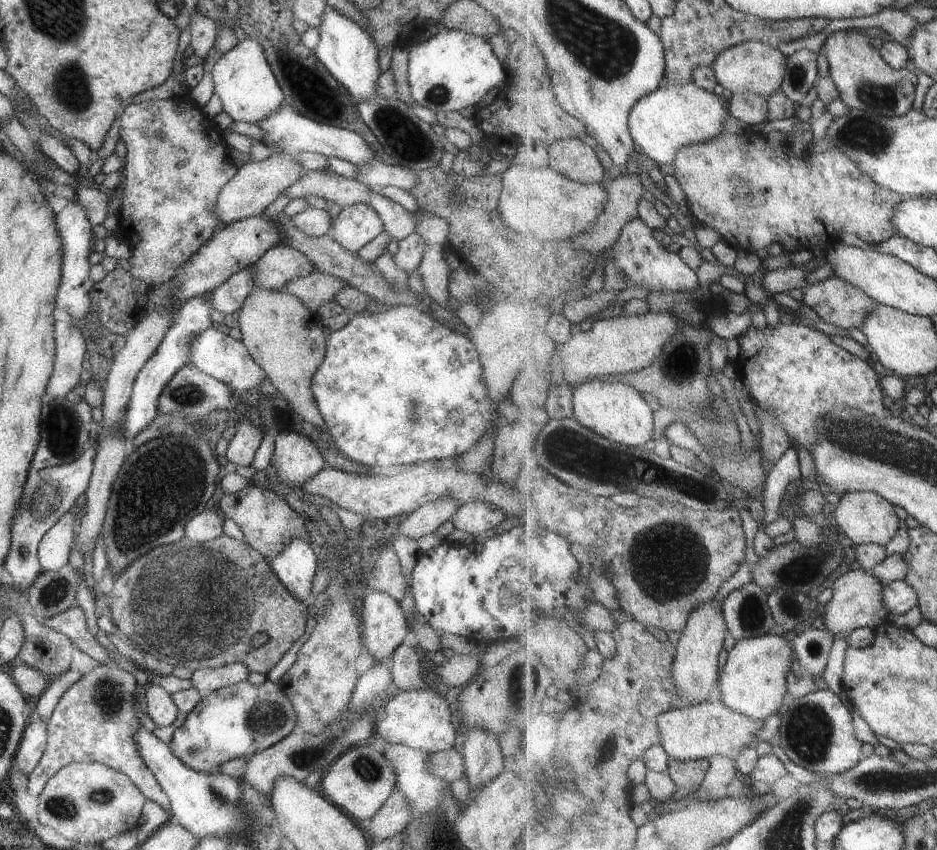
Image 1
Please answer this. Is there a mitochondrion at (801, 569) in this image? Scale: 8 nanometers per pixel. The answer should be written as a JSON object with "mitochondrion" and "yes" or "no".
{"mitochondrion":"yes"}

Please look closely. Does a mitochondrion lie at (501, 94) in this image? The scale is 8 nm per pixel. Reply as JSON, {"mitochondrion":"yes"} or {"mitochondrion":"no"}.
{"mitochondrion":"no"}

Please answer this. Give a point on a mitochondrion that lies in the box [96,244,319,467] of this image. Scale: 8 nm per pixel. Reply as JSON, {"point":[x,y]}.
{"point":[188,394]}

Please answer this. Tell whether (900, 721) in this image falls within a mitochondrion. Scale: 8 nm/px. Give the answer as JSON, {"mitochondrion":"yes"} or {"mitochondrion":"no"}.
{"mitochondrion":"no"}

